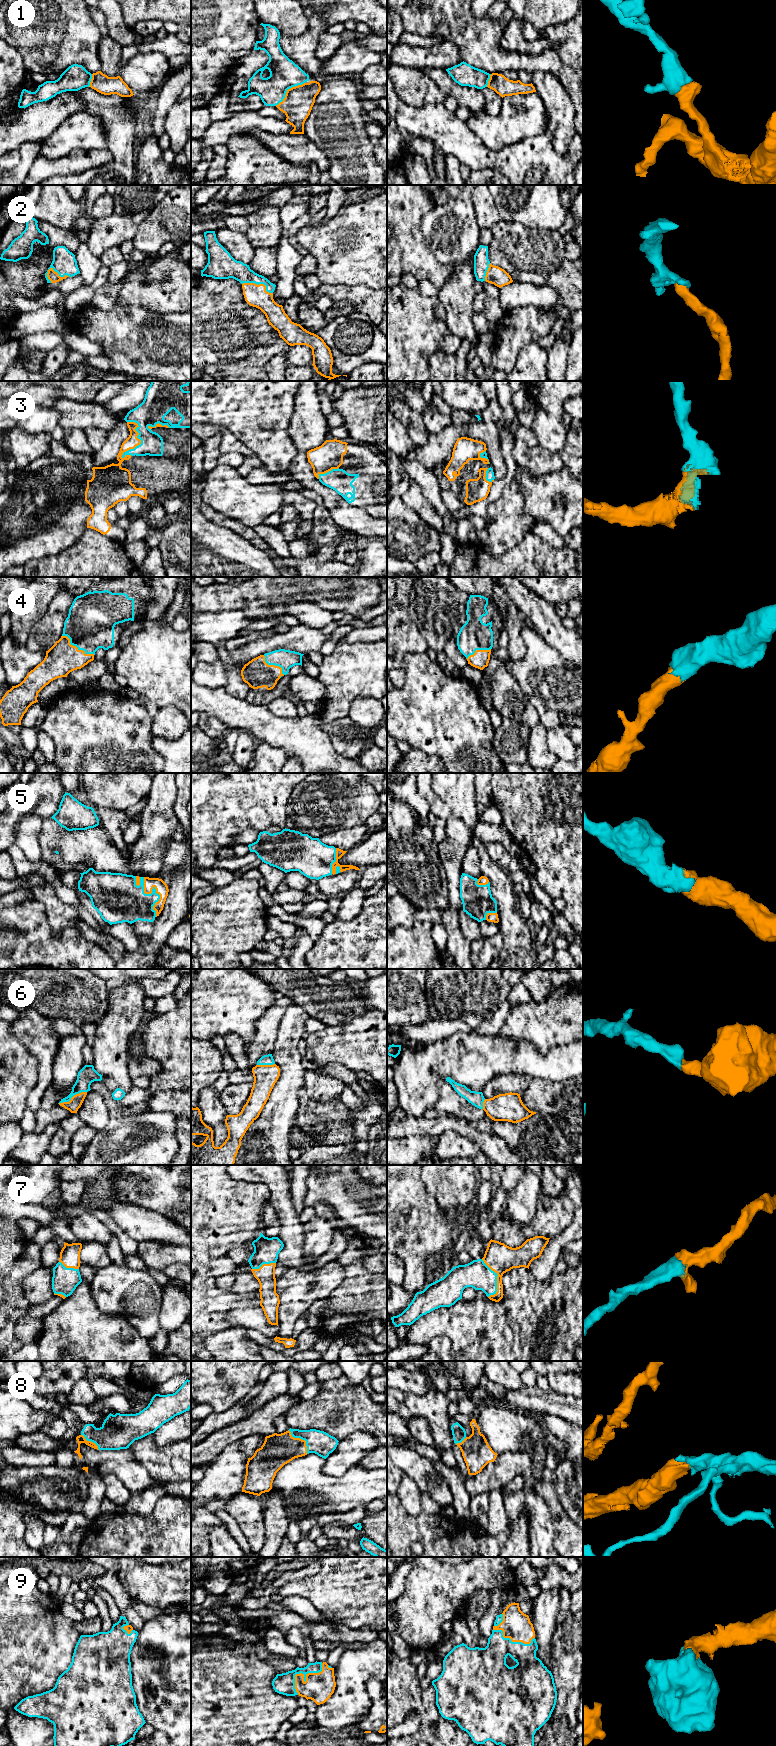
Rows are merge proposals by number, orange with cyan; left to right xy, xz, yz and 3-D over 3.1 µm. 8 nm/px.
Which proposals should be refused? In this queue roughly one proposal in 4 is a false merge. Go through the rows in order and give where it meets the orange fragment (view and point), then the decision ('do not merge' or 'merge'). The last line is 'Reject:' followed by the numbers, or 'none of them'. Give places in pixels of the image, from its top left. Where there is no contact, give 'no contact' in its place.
1: meets orange in xz at (287, 90); merge
2: meets orange in xy at (57, 273); merge
3: meets orange in xy at (140, 443); merge
4: meets orange in xy at (76, 647); merge
5: meets orange in xy at (155, 888); merge
6: meets orange in xy at (72, 1097); merge
7: meets orange in yz at (497, 1279); merge
8: meets orange in xz at (301, 1439); merge
9: meets orange in xz at (302, 1674); merge
Reject: none of them

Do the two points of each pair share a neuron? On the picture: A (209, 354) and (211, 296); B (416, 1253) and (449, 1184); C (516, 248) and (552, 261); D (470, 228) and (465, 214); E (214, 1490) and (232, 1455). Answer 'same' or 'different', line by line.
A: same
B: different
C: same
D: same
E: same

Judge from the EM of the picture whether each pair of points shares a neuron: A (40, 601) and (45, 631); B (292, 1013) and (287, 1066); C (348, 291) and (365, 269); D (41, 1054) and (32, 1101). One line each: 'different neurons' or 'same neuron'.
A: different neurons
B: same neuron
C: different neurons
D: same neuron

